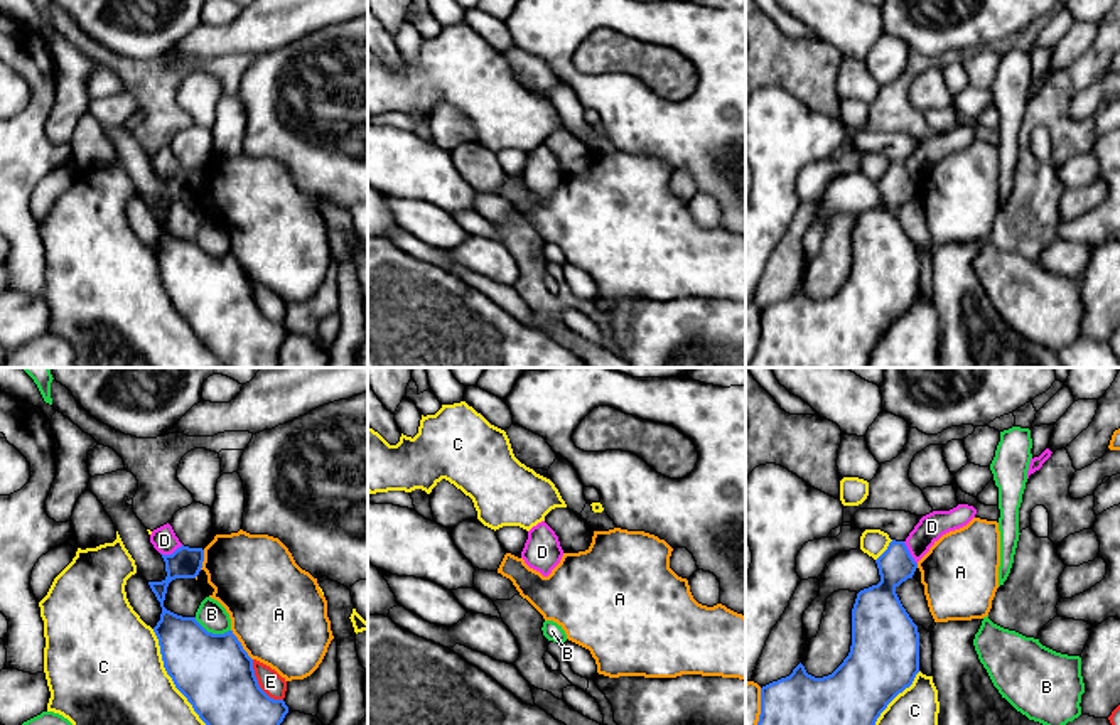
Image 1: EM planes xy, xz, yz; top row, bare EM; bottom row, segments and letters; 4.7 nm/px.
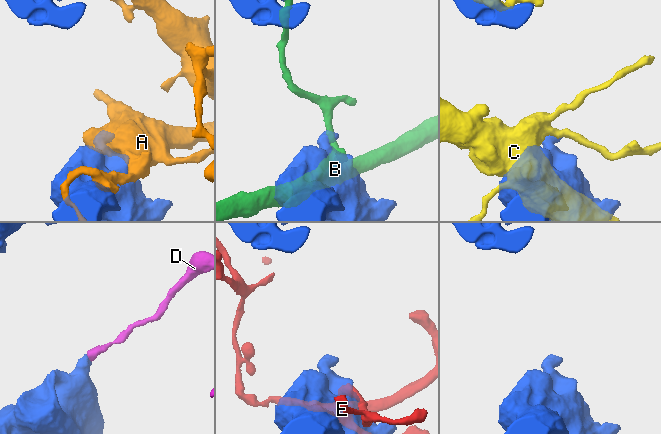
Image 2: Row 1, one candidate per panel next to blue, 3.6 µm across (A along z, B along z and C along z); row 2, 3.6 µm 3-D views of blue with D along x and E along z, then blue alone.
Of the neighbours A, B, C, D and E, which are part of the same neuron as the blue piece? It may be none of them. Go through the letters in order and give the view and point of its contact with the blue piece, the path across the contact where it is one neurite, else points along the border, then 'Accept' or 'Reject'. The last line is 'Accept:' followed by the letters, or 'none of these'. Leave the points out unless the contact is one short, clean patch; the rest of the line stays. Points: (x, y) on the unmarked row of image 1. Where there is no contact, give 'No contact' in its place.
A: Touches blue at xy (240, 267). Reject
B: Touches blue at xy (211, 255). Boundary: xy (194, 240), (208, 253), (230, 253). Reject
C: Touches blue at xy (176, 309). Reject
D: Touches blue at xy (172, 176). Boundary: xy (183, 167), (171, 176), (161, 176). Reject
E: Touches blue at xy (258, 307). Reject
Accept: none of these

